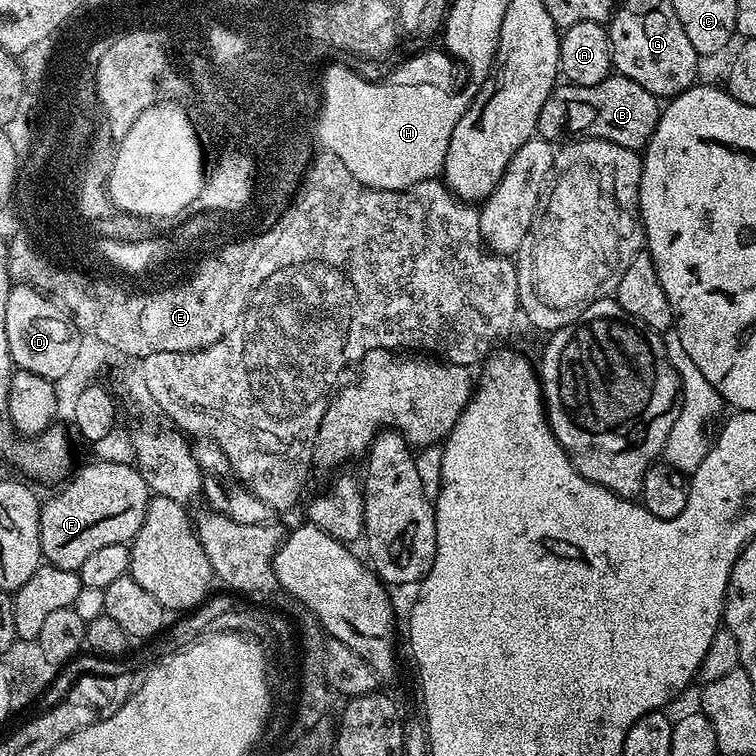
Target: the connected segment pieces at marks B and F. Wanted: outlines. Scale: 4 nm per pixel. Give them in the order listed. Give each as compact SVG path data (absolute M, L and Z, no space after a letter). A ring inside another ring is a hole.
M619 74L607 76L602 82L598 82L598 86L578 86L560 82L546 98L546 106L542 106L542 114L536 123L536 130L539 139L549 142L560 142L565 138L605 140L614 142L618 146L643 150L658 126L661 111L662 104L657 96L650 94L650 90L642 90L642 86L638 86L638 82Z
M96 460L85 468L77 467L55 489L56 492L40 505L40 550L43 559L49 564L62 570L75 572L80 569L82 562L94 550L101 546L128 544L138 534L142 522L146 518L150 493L140 471L131 463L119 464L116 460Z

